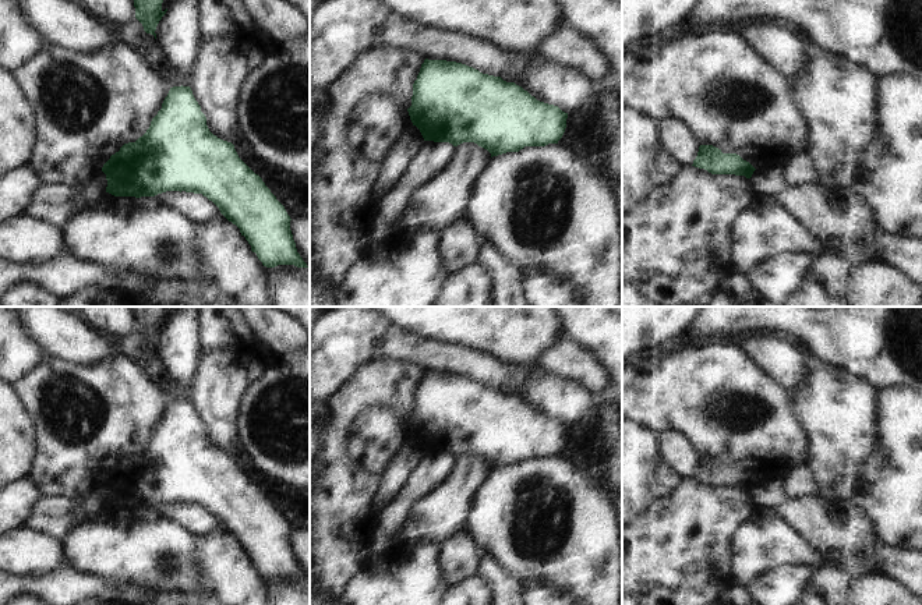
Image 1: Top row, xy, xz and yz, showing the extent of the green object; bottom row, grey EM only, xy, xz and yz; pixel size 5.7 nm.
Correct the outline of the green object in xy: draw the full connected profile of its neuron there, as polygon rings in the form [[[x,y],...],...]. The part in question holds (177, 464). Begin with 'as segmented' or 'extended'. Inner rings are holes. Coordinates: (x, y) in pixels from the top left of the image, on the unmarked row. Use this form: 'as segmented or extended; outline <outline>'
as segmented; outline [[[190,399],[170,400],[162,415],[162,421],[152,431],[146,445],[135,454],[124,456],[103,477],[102,484],[107,492],[106,505],[114,509],[155,509],[166,503],[202,506],[219,520],[229,534],[240,541],[241,548],[245,549],[251,558],[251,563],[257,566],[264,579],[294,577],[297,580],[308,580],[297,565],[290,542],[292,531],[285,519],[276,512],[262,491],[239,470],[234,457],[209,443],[206,429],[201,424],[201,418],[195,413]]]

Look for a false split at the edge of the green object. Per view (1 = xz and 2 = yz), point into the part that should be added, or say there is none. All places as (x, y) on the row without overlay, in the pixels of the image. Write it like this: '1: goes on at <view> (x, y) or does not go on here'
1: does not go on here
2: does not go on here

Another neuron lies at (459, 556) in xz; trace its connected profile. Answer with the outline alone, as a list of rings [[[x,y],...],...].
[[[460,533],[438,546],[441,551],[439,566],[449,584],[456,584],[464,579],[476,576],[480,549],[467,535]]]

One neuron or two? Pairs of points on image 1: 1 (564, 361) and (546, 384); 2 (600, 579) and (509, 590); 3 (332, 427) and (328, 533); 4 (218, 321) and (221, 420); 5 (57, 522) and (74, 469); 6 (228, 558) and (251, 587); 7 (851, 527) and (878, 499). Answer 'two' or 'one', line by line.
1: two
2: two
3: one
4: one
5: two
6: one
7: two

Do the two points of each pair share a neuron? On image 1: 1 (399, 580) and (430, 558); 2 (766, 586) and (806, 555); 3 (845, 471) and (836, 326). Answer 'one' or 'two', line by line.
1: one
2: two
3: two

